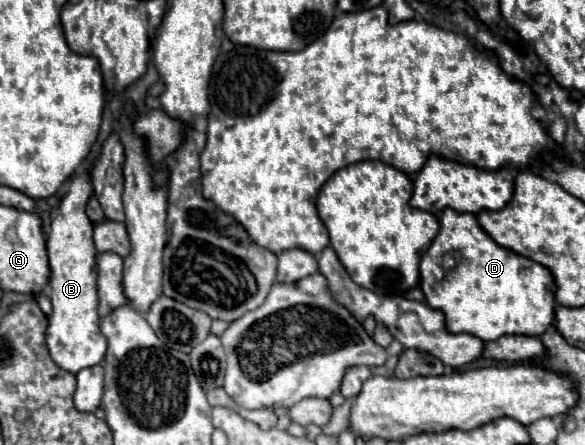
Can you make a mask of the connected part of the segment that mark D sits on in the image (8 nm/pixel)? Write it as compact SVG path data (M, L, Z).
M445 210L439 222L439 234L421 258L421 290L427 296L427 304L445 314L447 330L455 334L475 334L485 342L497 340L505 334L541 336L555 318L555 278L549 268L499 246L479 226L475 214Z

